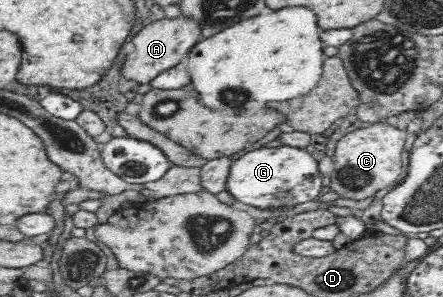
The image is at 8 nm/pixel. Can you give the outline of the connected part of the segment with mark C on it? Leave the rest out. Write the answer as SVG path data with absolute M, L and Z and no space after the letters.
M372 124L369 128L360 128L354 132L348 132L346 136L342 136L336 144L333 155L334 172L326 177L326 189L332 190L338 194L340 198L346 200L354 200L354 202L362 202L366 198L373 197L378 190L394 184L400 176L402 168L402 152L404 152L404 143L406 141L407 132L397 130L387 124Z

